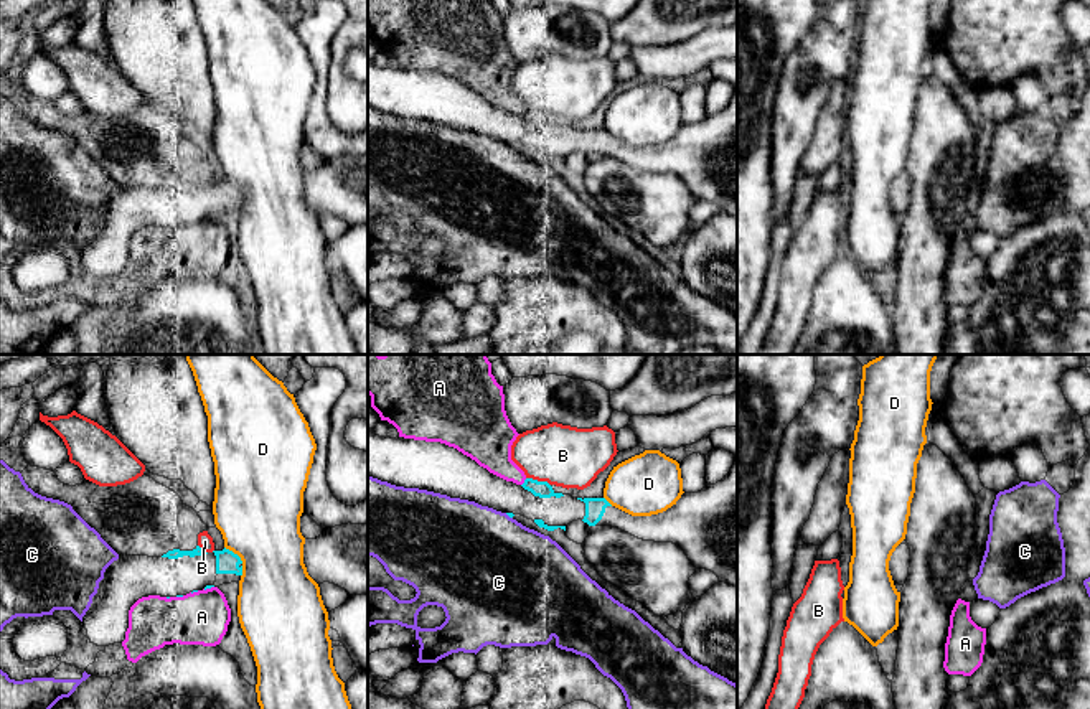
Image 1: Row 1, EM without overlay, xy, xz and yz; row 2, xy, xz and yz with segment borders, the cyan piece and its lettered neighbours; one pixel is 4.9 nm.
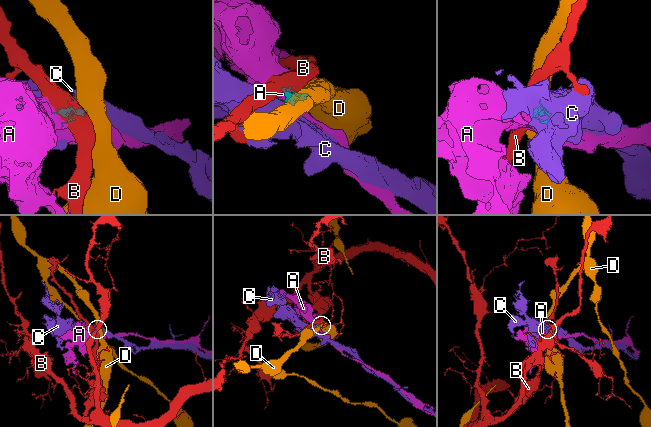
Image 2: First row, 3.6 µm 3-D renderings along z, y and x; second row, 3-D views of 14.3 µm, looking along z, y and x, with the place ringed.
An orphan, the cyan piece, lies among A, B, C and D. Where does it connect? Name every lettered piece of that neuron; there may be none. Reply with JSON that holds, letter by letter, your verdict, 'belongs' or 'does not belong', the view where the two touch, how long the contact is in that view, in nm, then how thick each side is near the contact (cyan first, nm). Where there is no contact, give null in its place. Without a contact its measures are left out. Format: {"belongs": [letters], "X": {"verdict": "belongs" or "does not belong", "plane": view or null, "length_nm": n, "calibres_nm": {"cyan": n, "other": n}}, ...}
{"belongs": [], "A": {"verdict": "does not belong", "plane": "xz", "length_nm": 50, "calibres_nm": {"cyan": 80, "other": 200}}, "B": {"verdict": "does not belong", "plane": "xz", "length_nm": 130, "calibres_nm": {"cyan": 80, "other": 300}}, "C": {"verdict": "does not belong", "plane": "xz", "length_nm": 50, "calibres_nm": {"cyan": 20, "other": 500}}, "D": {"verdict": "does not belong", "plane": "xy", "length_nm": 130, "calibres_nm": {"cyan": 110, "other": 420}}}

